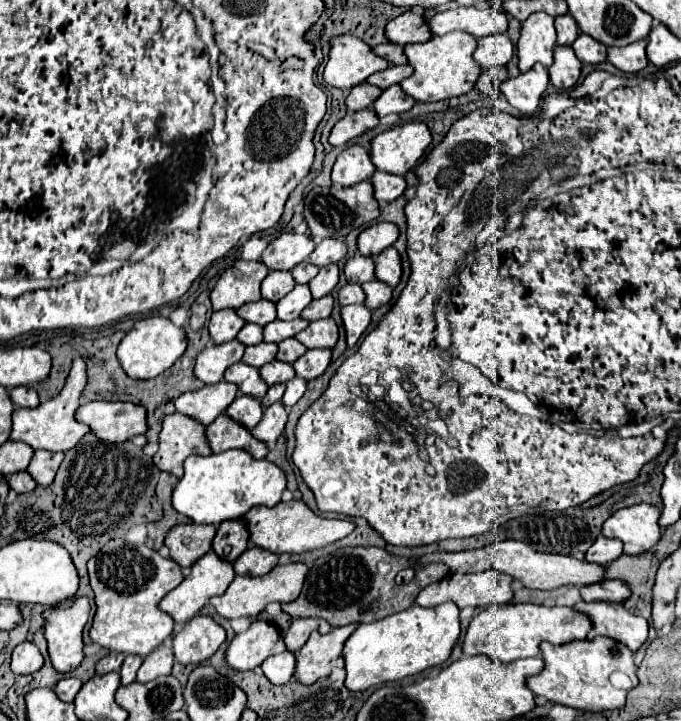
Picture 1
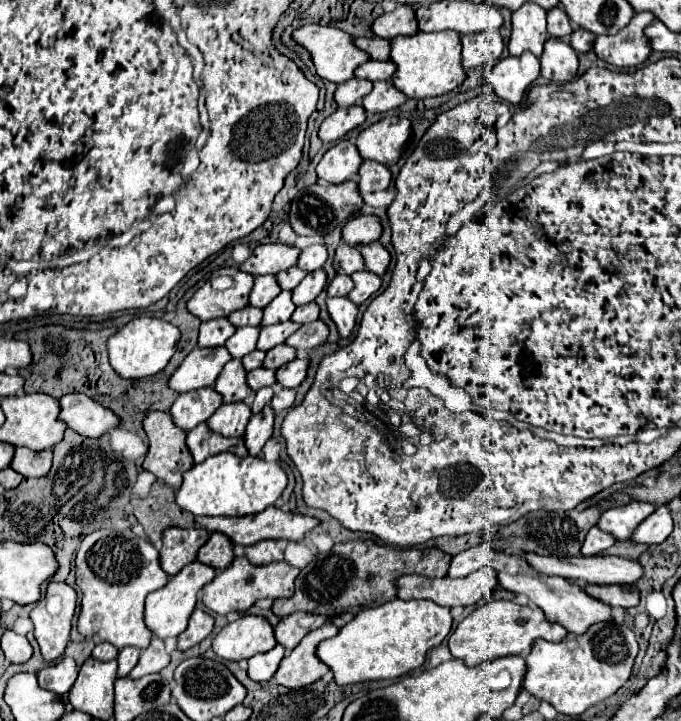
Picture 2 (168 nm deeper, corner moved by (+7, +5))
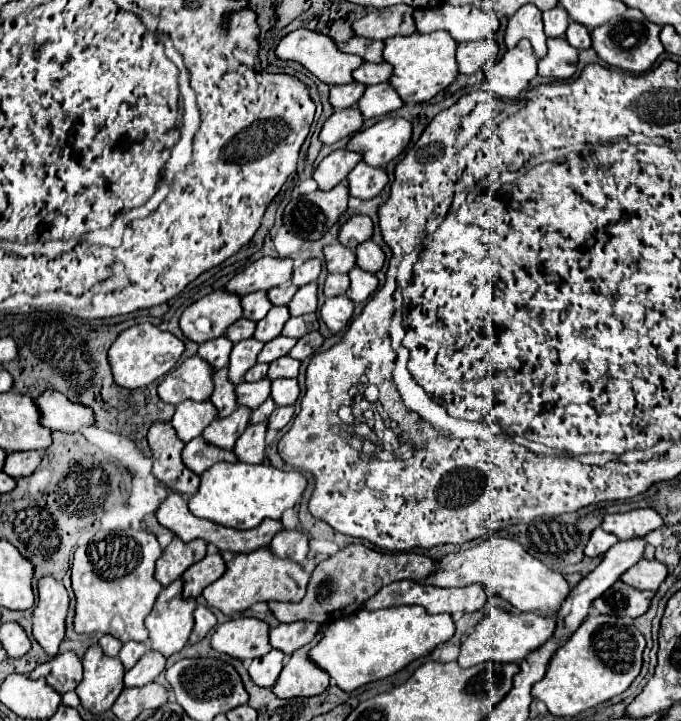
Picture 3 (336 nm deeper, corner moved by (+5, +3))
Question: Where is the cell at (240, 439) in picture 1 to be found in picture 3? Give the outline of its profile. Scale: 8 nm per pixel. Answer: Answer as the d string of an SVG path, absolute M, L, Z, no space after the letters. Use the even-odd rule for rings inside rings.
M201 436L185 444L181 458L183 458L183 464L199 476L217 462L235 462L237 460L237 456L231 450L215 448L215 446L207 444Z

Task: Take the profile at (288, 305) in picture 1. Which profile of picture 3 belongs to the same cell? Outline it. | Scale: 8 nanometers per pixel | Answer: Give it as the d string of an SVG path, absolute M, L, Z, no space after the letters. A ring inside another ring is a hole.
M273 306L269 310L269 314L257 322L255 338L261 342L269 342L269 340L277 338L287 320L289 320L289 310L285 306Z

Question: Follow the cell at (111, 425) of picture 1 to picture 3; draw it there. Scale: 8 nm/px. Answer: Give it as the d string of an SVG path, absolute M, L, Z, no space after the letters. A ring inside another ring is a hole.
M45 390L39 398L35 398L35 404L41 412L41 426L49 430L77 432L79 428L93 424L93 414L87 406L69 402L57 390Z

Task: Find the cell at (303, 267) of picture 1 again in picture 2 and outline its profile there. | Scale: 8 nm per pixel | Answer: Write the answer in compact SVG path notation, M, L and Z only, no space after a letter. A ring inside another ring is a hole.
M295 266L295 268L287 268L285 272L279 272L277 282L283 290L293 290L305 276L307 276L307 272L301 270L299 266Z

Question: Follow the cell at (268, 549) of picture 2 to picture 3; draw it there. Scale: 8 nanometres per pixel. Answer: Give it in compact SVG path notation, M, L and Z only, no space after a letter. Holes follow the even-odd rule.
M281 530L271 546L269 546L279 558L287 558L293 562L303 562L309 554L309 538L301 530Z

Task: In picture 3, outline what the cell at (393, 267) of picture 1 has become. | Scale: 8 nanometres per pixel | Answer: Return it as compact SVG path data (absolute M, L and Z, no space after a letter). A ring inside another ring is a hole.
M367 240L367 242L359 244L357 250L355 250L355 256L357 256L357 262L355 262L355 264L357 264L359 268L371 272L371 274L379 272L381 266L383 266L383 262L385 262L383 250L381 250L373 240Z

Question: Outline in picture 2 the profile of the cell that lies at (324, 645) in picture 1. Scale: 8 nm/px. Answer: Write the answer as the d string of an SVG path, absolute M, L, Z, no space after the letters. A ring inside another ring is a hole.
M327 620L321 628L311 630L297 648L293 648L283 660L279 670L275 672L275 680L277 684L285 686L285 688L299 688L299 686L307 686L313 684L315 680L319 680L323 674L329 672L329 666L323 664L317 658L317 646L319 642L323 642L325 638L333 638L339 632L337 626L333 626L331 620Z

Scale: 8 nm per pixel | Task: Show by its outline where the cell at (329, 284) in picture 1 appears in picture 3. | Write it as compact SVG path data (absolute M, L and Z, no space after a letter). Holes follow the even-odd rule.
M311 282L297 290L297 294L293 296L293 300L289 304L289 312L291 312L291 316L303 316L303 314L309 314L315 310L317 310L317 284Z

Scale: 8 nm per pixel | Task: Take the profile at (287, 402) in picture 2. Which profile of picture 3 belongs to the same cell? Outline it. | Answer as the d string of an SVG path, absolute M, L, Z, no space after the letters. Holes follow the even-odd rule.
M277 406L267 420L269 430L281 430L293 418L293 406Z

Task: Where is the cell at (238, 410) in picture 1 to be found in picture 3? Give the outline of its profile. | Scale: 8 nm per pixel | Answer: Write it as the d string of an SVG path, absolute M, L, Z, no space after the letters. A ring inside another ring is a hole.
M239 406L231 416L227 418L215 418L205 430L203 430L203 438L223 450L233 450L237 438L245 432L245 428L249 426L249 416L251 410L245 406Z

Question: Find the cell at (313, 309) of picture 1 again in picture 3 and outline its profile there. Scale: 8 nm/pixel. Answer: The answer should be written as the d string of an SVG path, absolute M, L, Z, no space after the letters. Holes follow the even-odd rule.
M305 314L305 316L289 318L285 328L283 328L283 336L299 340L303 334L309 334L313 330L319 330L319 320L315 314Z

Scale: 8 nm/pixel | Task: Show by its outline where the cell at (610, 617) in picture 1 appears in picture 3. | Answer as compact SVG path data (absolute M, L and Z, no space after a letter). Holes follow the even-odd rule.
M491 536L475 548L459 550L455 554L447 554L435 566L435 574L427 580L419 580L419 584L431 584L439 588L459 588L467 584L483 584L489 594L497 594L515 606L519 612L537 612L537 610L559 610L561 602L569 594L567 580L547 568L543 562L533 558L523 550L523 546L511 538Z

